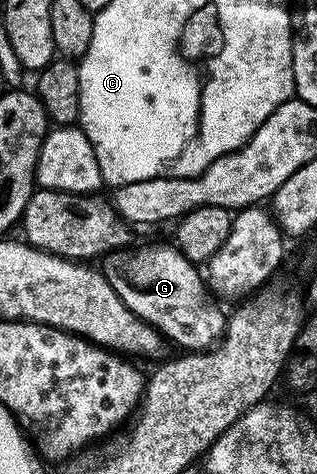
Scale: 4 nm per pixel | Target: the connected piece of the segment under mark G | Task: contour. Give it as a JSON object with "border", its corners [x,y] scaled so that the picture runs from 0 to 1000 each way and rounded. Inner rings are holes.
{"border":[[[536,511],[489,523],[448,523],[413,540],[375,527],[331,542],[328,580],[366,620],[423,667],[483,686],[514,711],[552,717],[590,745],[647,743],[675,732],[713,700],[716,660],[650,641],[653,601],[628,568]]]}

